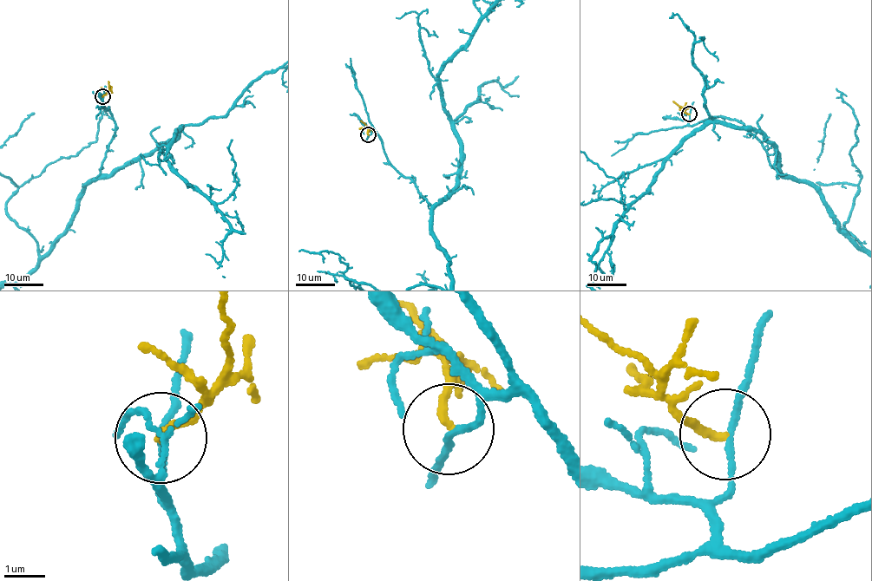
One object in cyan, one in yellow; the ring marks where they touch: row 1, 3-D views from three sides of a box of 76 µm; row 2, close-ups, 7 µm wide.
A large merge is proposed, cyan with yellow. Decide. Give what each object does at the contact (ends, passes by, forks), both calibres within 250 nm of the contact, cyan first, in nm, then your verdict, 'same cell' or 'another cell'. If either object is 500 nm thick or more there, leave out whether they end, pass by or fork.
cyan passes by | yellow ends | 140/200 nm | another cell

